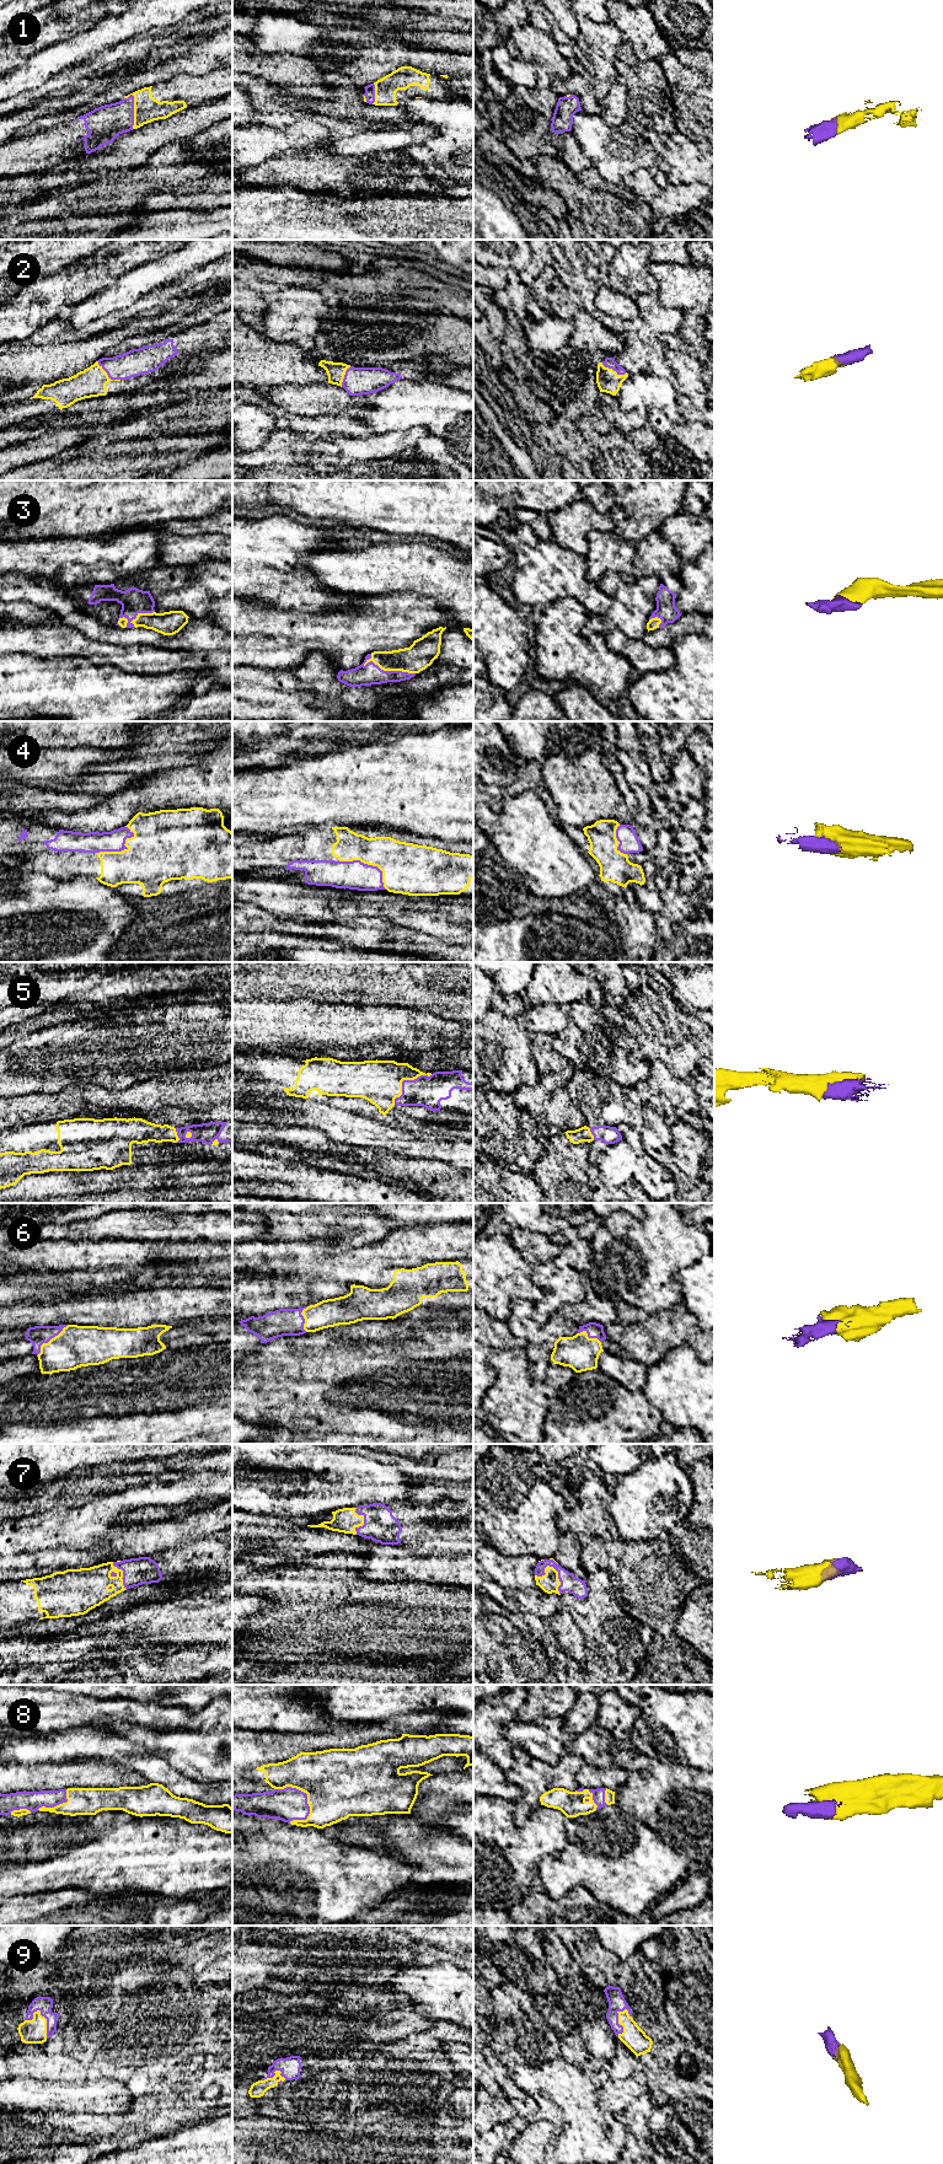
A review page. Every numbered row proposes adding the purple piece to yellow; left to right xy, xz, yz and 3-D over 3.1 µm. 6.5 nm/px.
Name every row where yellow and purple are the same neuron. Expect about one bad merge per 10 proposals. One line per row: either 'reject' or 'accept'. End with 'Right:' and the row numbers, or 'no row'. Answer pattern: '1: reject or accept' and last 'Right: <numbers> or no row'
1: accept
2: accept
3: accept
4: accept
5: accept
6: accept
7: accept
8: accept
9: accept
Right: 1, 2, 3, 4, 5, 6, 7, 8, 9

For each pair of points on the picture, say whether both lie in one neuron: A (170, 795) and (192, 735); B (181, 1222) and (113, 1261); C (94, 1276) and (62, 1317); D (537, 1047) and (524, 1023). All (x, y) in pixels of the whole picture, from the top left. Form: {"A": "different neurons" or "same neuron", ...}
{"A": "different neurons", "B": "different neurons", "C": "same neuron", "D": "different neurons"}

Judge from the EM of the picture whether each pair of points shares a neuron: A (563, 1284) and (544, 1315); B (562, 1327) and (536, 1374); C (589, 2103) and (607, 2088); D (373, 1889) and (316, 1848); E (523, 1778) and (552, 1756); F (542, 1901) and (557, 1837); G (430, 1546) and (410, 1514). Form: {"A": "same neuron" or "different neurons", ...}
{"A": "same neuron", "B": "same neuron", "C": "different neurons", "D": "same neuron", "E": "different neurons", "F": "different neurons", "G": "same neuron"}

